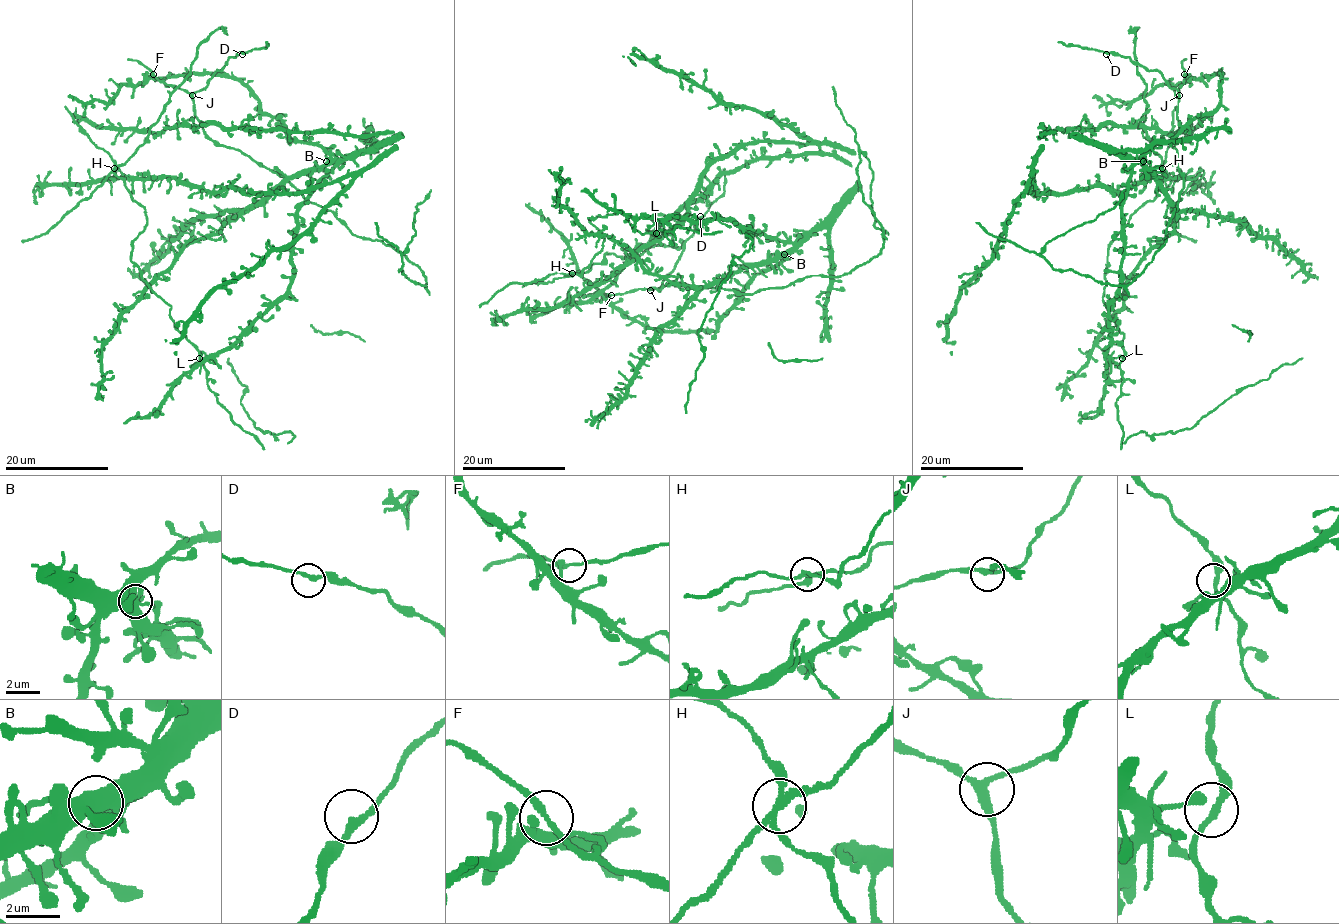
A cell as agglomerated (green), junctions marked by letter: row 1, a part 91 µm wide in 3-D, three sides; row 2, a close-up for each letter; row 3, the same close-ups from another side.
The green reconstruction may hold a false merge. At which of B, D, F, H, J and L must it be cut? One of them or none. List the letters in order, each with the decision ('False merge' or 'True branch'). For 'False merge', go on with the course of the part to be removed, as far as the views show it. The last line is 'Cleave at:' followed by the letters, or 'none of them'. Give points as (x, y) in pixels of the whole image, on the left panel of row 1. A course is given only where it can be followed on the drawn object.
B: True branch
D: True branch
F: True branch
H: False merge. Course of the part to remove: (115, 168), (148, 136), (169, 95), (190, 73), (196, 48), (218, 29), (222, 30)
J: True branch
L: True branch
Cleave at: H

